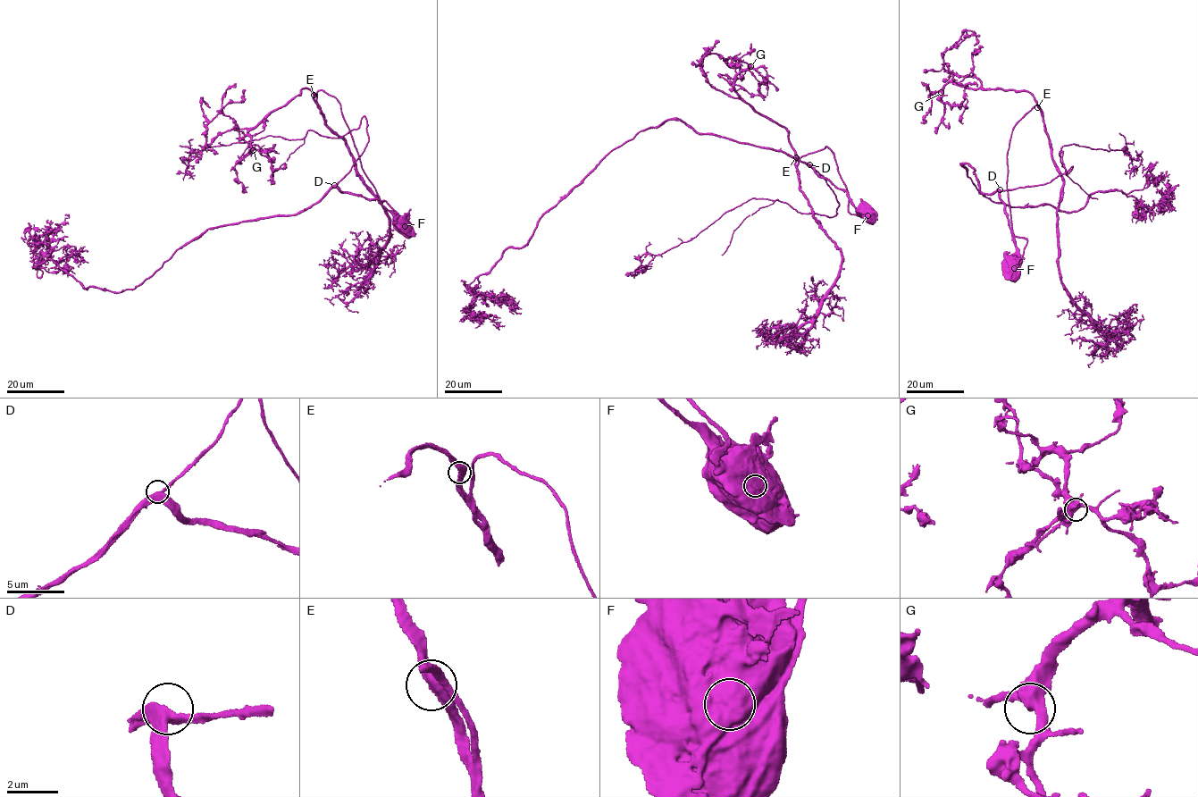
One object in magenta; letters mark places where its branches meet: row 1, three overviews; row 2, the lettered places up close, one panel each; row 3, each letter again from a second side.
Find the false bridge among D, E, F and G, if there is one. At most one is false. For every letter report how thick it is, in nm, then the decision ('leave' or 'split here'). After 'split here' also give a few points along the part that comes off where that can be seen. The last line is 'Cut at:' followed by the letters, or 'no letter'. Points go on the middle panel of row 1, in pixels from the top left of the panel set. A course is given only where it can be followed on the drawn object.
D: calibre 440 nm; leave
E: calibre 400 nm; leave
F: calibre 900 nm; split here; course (867, 215), (810, 164), (671, 119), (608, 154), (526, 245), (469, 286), (476, 299), (466, 312), (497, 319)
G: calibre 440 nm; leave
Cut at: F

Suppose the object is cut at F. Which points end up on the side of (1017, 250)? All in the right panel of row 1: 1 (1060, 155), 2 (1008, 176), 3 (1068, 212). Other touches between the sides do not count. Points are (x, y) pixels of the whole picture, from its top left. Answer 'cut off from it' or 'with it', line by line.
1: with it
2: cut off from it
3: with it

